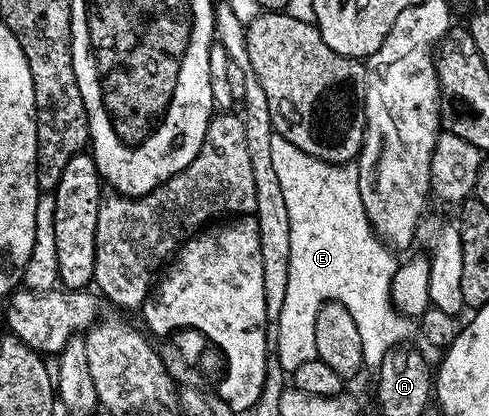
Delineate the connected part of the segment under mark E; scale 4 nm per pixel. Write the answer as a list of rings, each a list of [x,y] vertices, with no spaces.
[[[280,136],[273,138],[273,145],[275,171],[280,179],[280,188],[284,191],[288,220],[291,223],[291,258],[288,259],[288,285],[279,317],[278,359],[286,371],[300,367],[300,363],[315,360],[316,311],[320,311],[325,301],[339,301],[344,303],[344,307],[348,307],[352,319],[356,319],[356,327],[360,327],[365,364],[376,367],[408,335],[402,331],[402,314],[390,302],[390,287],[399,262],[394,261],[395,254],[390,246],[376,235],[376,230],[364,211],[357,164],[333,165],[321,161],[300,151],[300,147],[292,147],[288,139]]]

